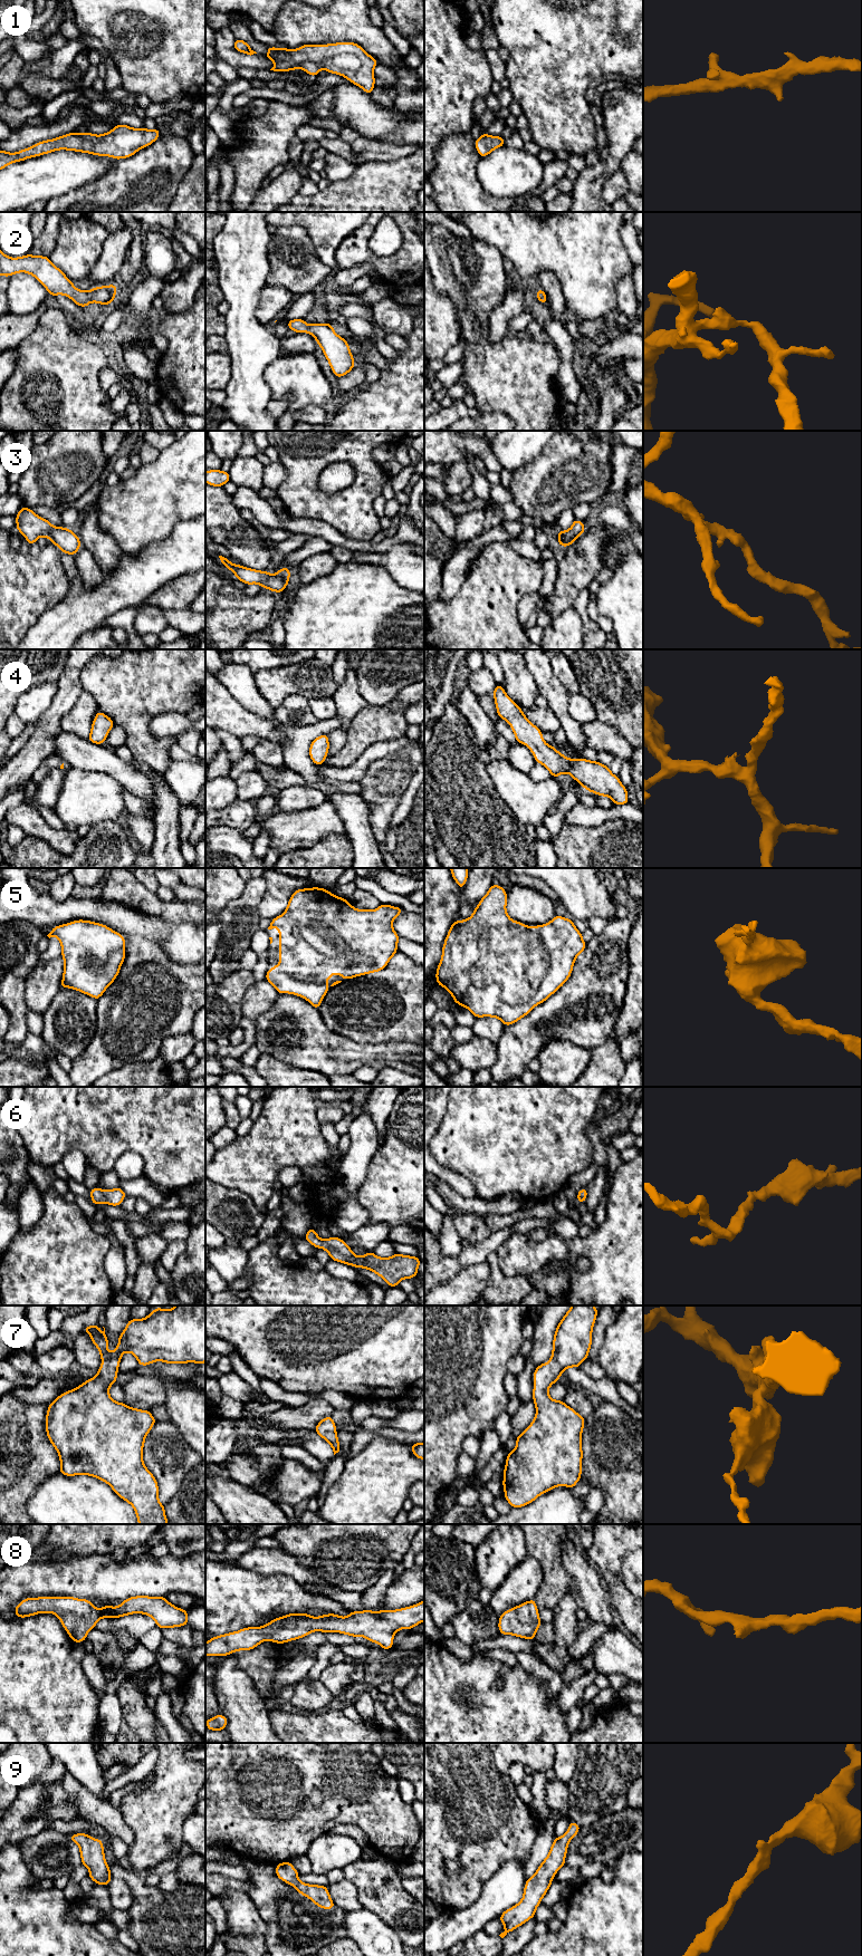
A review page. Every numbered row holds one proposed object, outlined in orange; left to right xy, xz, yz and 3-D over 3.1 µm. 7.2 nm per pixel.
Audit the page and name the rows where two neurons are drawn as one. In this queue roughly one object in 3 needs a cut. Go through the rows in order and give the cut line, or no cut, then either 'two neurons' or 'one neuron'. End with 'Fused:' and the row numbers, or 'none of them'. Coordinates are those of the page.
1: no cut | one neuron
2: no cut | one neuron
3: no cut | one neuron
4: no cut | one neuron
5: no cut | one neuron
6: no cut | one neuron
7: no cut | one neuron
8: no cut | one neuron
9: no cut | one neuron
Fused: none of them

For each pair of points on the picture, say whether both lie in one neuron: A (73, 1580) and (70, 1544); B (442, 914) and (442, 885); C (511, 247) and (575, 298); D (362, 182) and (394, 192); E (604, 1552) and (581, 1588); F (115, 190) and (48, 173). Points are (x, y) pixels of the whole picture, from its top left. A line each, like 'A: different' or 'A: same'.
A: different
B: same
C: same
D: same
E: different
F: different

